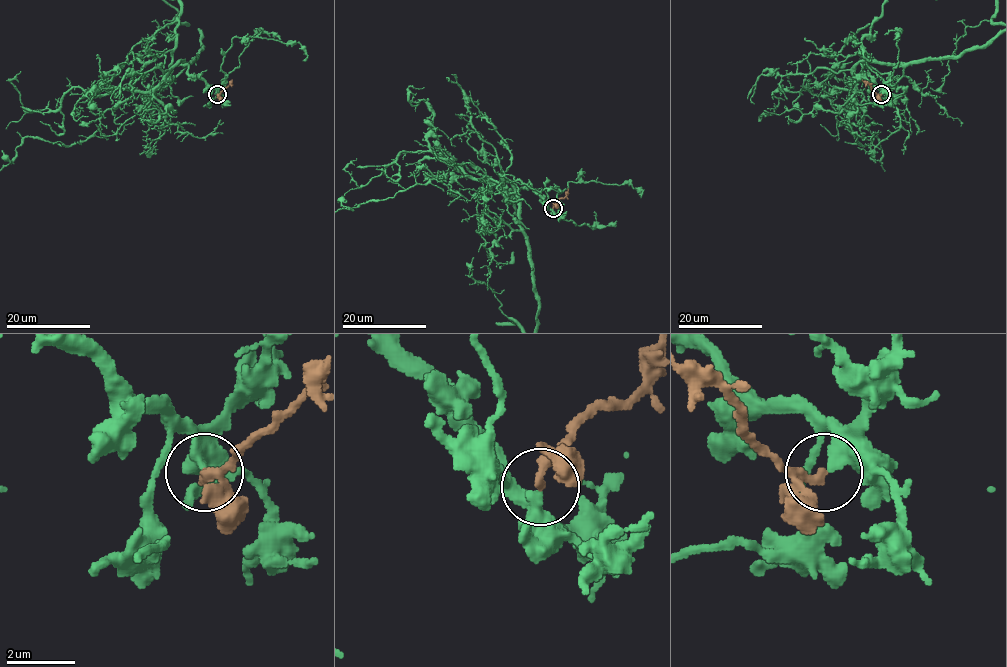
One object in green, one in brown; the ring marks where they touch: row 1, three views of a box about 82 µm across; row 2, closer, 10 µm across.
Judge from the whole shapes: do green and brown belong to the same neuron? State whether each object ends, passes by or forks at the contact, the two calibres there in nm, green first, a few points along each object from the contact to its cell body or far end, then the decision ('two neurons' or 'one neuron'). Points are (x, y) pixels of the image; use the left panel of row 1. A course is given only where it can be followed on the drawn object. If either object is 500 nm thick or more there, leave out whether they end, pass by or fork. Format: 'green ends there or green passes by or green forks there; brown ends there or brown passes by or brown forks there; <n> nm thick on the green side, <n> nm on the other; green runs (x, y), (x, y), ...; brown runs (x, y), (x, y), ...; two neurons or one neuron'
green ends there; brown passes by; 400 nm thick on the green side, 200 nm on the other; green runs (217, 94), (187, 65), (166, 76), (202, 49), (186, 27), (206, 32), (205, 86); brown runs (217, 94), (232, 80); one neuron

